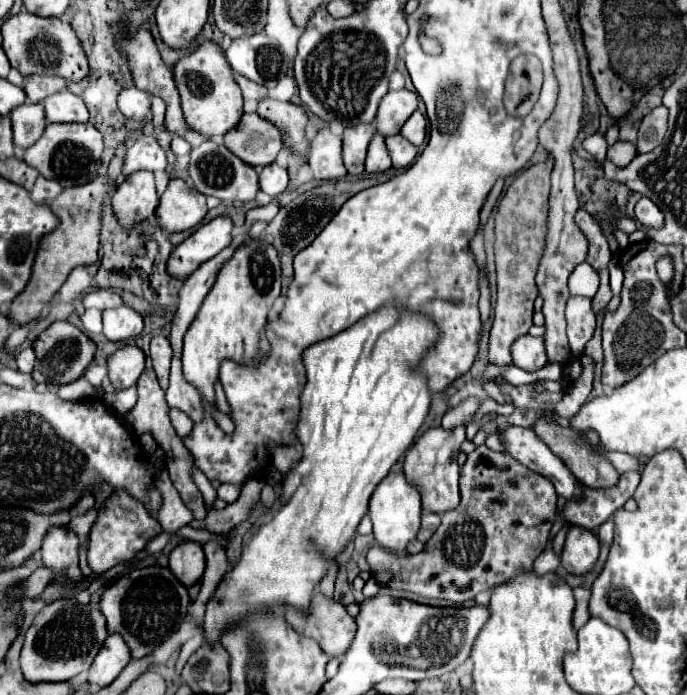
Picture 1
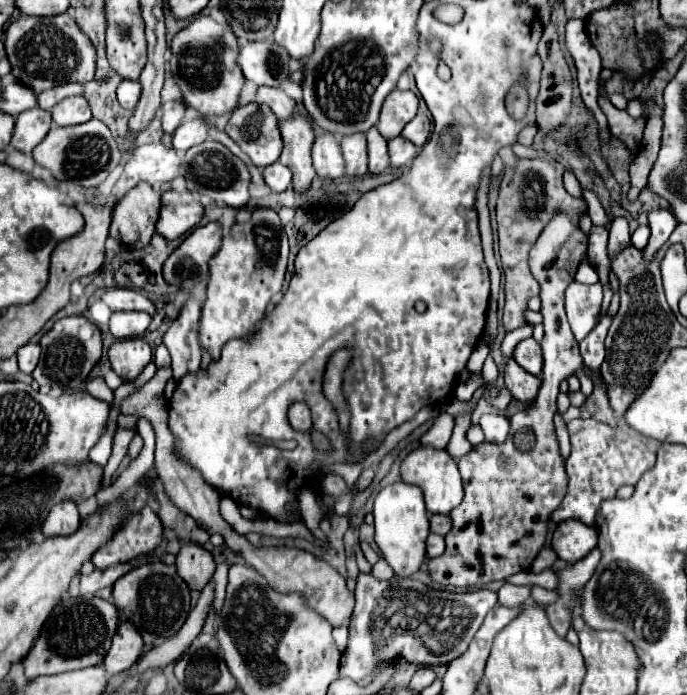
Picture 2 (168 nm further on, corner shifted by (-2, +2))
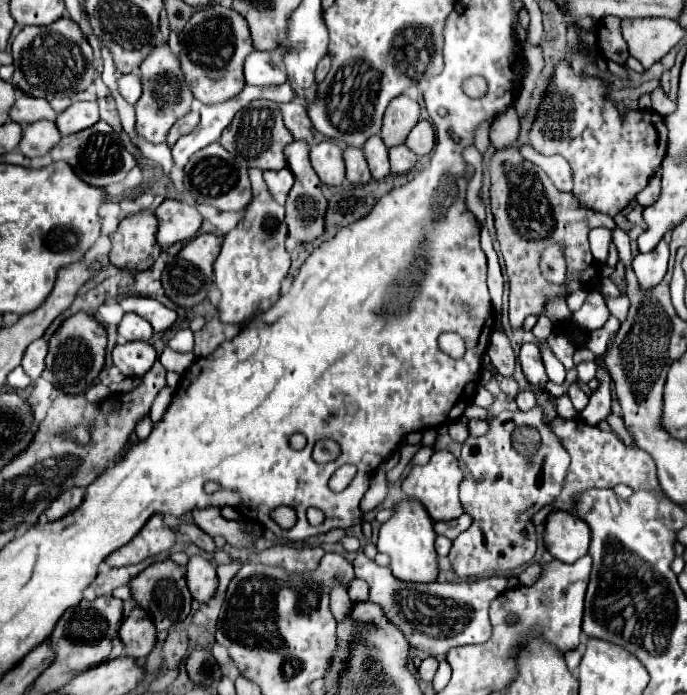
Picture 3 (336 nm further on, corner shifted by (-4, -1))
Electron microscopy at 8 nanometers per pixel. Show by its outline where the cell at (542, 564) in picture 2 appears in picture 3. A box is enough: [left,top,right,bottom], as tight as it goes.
[517,564,541,586]

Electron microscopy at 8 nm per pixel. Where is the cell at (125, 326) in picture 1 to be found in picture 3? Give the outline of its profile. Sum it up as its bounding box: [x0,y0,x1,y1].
[119,314,153,342]

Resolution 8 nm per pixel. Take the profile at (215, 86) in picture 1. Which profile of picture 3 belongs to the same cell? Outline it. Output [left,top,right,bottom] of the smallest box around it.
[179,4,253,104]

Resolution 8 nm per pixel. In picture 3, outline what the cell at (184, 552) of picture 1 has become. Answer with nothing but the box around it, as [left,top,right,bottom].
[187,556,217,604]

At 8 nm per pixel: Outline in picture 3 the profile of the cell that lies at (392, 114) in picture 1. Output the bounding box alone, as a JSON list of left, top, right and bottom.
[381,94,419,148]

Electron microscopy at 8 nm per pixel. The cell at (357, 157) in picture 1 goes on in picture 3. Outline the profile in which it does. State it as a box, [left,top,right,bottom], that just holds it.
[343,148,371,184]

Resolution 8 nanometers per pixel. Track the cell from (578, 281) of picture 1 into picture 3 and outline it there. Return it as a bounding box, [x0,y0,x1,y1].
[607,296,629,322]

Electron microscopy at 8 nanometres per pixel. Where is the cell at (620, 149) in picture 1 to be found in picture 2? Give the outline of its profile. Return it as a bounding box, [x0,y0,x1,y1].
[599,95,645,153]

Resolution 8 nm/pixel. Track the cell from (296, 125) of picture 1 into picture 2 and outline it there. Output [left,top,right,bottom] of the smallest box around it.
[279,115,315,193]

